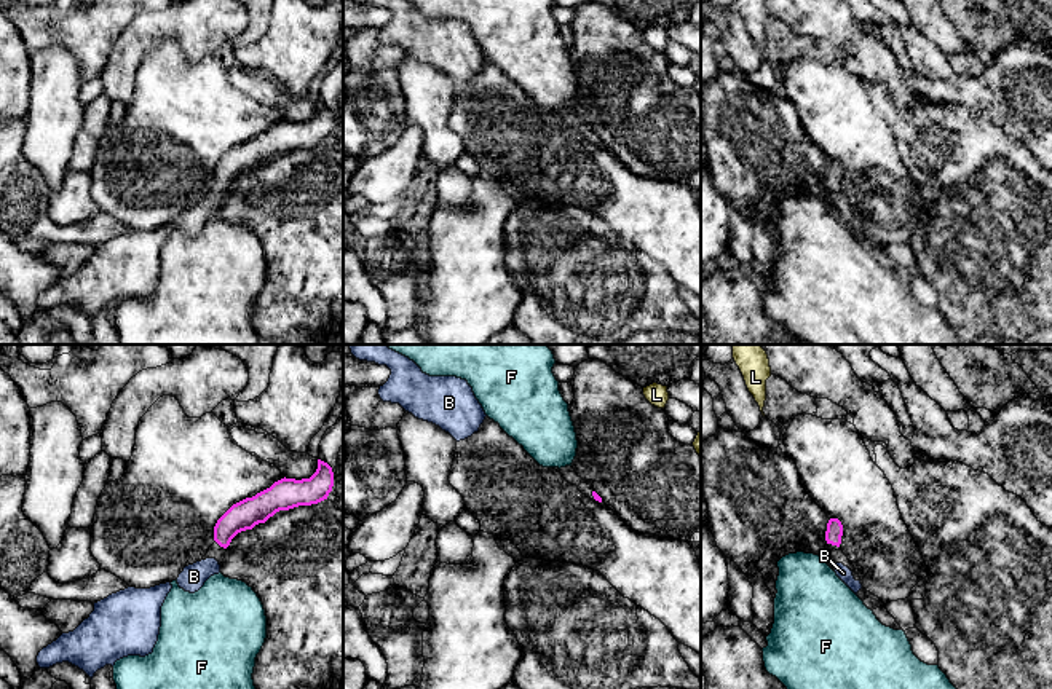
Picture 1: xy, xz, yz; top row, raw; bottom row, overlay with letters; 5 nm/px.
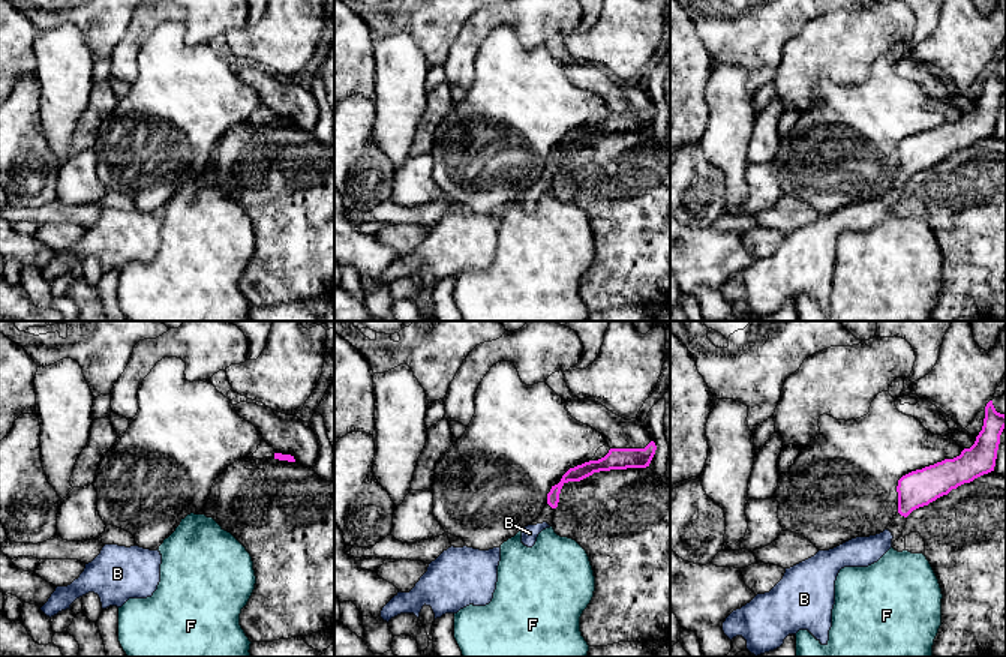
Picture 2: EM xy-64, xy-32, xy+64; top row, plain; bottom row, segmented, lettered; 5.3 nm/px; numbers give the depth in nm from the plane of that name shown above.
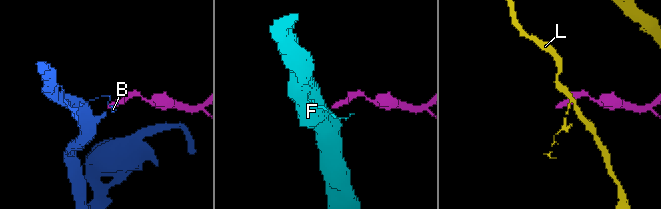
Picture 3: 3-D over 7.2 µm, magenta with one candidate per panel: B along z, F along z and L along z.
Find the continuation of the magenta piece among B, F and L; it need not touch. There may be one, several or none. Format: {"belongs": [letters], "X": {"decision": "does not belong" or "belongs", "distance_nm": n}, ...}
{"belongs": ["B"], "B": {"decision": "belongs", "distance_nm": 70}, "F": {"decision": "does not belong", "distance_nm": 80}, "L": {"decision": "does not belong", "distance_nm": 550}}

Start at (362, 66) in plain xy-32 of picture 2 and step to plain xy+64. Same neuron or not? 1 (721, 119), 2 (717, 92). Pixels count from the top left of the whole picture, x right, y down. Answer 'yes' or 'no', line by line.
1: no
2: no

